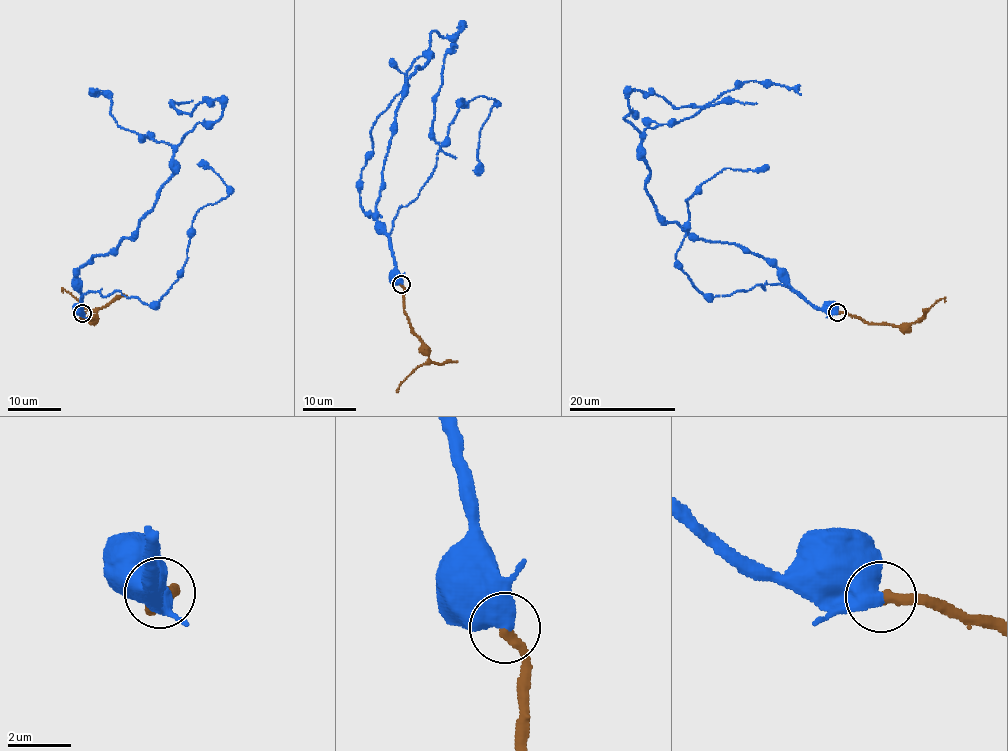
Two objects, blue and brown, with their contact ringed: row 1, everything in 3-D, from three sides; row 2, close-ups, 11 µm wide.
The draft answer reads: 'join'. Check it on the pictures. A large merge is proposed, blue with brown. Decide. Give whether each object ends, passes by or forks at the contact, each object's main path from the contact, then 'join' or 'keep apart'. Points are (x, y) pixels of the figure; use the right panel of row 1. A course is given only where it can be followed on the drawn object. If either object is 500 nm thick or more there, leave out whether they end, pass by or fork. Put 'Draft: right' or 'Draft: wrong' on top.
Draft: right
blue via (837, 313), (762, 258), (691, 238), (646, 191), (625, 118), (633, 89), (676, 107), (756, 102) | brown via (837, 313), (848, 313), (872, 323), (903, 325), (921, 320), (938, 300), (943, 298), (944, 302) | join

